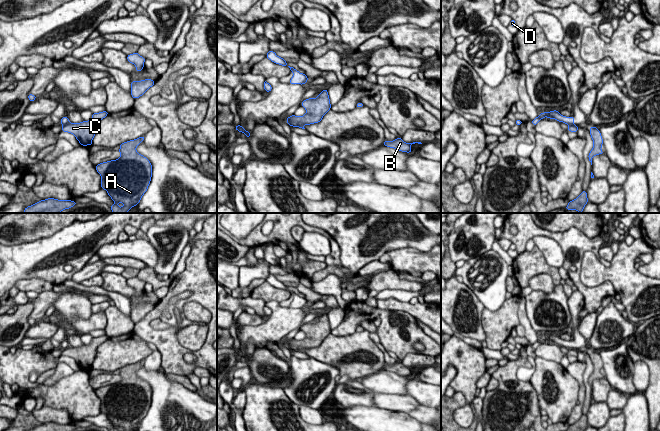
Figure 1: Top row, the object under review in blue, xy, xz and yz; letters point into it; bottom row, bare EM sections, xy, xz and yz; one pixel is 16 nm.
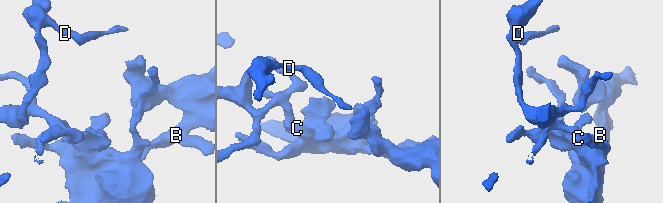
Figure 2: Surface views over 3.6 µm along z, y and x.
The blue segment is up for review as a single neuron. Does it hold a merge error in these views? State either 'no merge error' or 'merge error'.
merge error

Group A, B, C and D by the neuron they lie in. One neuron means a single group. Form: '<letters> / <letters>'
A B C / D

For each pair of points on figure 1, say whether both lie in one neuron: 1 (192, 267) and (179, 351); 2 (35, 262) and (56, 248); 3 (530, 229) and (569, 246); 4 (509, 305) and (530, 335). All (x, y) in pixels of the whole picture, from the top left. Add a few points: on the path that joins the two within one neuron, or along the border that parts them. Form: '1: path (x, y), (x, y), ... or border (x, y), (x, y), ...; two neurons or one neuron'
1: path (176, 288), (167, 297), (172, 313), (171, 330); one neuron
2: path (40, 259), (47, 257), (51, 253); one neuron
3: path (540, 231), (559, 237); one neuron
4: border (520, 298), (518, 306), (519, 323); two neurons

